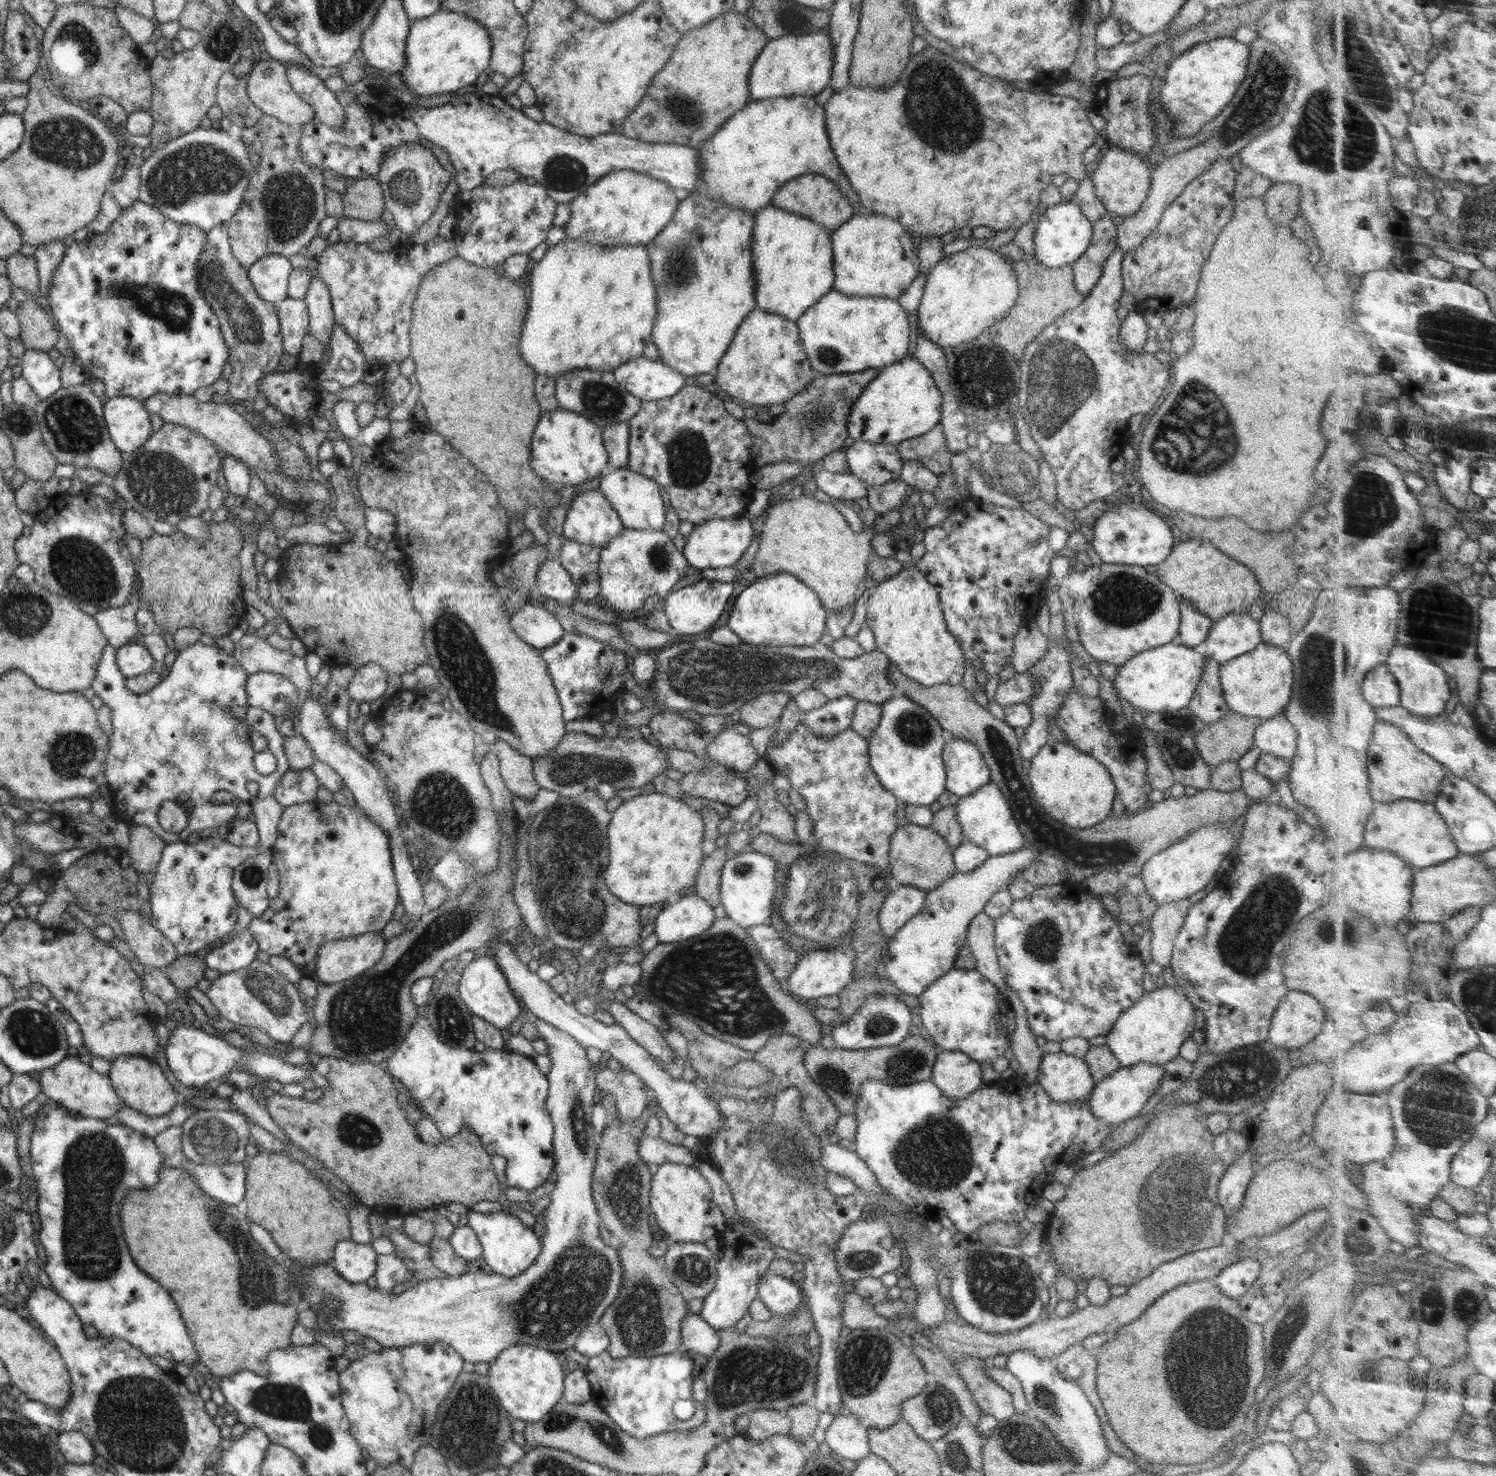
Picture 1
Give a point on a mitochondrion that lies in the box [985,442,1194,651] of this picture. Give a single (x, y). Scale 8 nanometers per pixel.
(1129, 599)

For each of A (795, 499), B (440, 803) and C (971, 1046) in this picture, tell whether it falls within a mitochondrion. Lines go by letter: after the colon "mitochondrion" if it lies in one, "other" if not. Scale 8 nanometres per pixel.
A: other
B: mitochondrion
C: other

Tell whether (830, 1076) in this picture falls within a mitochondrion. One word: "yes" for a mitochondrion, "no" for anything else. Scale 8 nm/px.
yes

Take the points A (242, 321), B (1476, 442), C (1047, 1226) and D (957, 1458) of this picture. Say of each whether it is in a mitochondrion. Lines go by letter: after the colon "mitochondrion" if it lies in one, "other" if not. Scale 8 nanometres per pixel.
A: mitochondrion
B: other
C: other
D: mitochondrion

